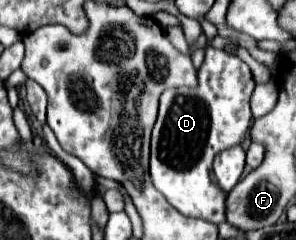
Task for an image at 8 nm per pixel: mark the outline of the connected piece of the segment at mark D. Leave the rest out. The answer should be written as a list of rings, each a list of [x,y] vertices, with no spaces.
[[[206,48],[206,60],[198,70],[196,88],[170,88],[160,96],[160,112],[156,126],[152,130],[152,152],[150,152],[150,178],[158,192],[184,216],[202,218],[212,224],[224,220],[224,200],[226,194],[212,182],[212,160],[222,150],[242,144],[250,130],[250,94],[254,90],[252,72],[246,62],[224,50]]]

